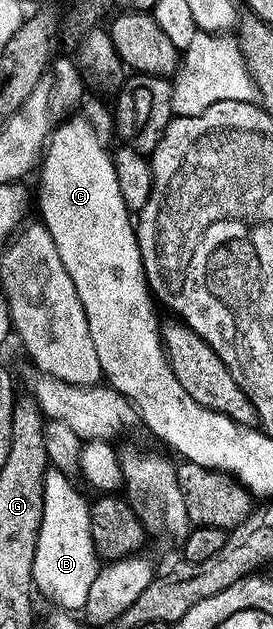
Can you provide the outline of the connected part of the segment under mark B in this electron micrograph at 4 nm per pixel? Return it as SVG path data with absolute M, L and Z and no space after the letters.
M54 469L48 470L47 474L43 479L43 512L41 513L40 529L39 535L36 537L36 551L35 556L33 557L32 565L32 577L34 579L34 586L36 588L43 590L53 602L56 603L59 607L64 607L64 612L67 613L79 613L84 610L86 605L86 598L89 594L89 587L93 582L94 575L97 570L97 556L95 550L93 549L93 537L89 533L89 521L91 520L91 509L88 503L88 500L83 500L83 495L70 483L68 476L64 472L57 471Z

